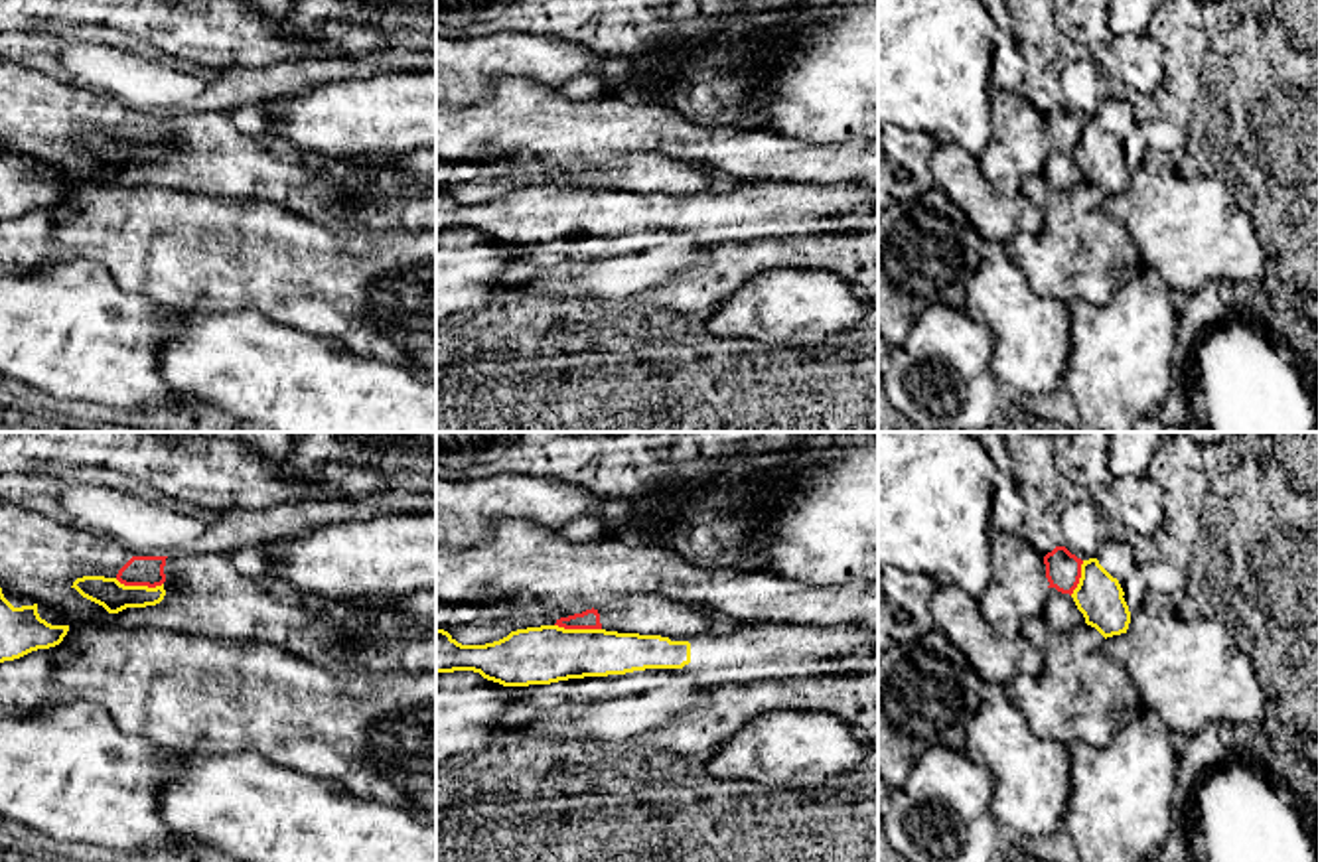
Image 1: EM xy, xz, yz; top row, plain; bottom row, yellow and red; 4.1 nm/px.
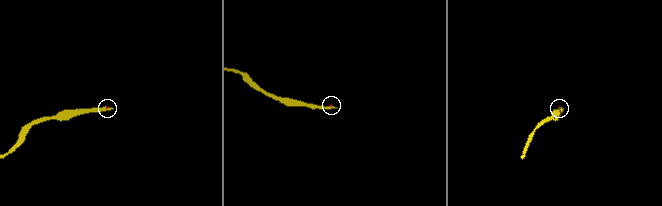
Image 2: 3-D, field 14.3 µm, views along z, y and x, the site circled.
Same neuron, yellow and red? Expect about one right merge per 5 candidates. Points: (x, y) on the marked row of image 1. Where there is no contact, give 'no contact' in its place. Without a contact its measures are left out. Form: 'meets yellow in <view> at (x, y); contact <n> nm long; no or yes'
meets yellow in xy at (139, 586); contact 200 nm long; no

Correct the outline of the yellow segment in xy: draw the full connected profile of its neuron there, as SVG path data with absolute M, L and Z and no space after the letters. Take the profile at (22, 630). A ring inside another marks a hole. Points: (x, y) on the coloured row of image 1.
M0 588L0 663L20 659L63 641L69 625L51 625L37 613L37 604L14 608Z

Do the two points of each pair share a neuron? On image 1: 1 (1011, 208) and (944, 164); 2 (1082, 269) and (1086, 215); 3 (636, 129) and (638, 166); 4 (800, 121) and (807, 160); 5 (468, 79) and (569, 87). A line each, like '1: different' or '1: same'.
1: same
2: same
3: different
4: different
5: different

